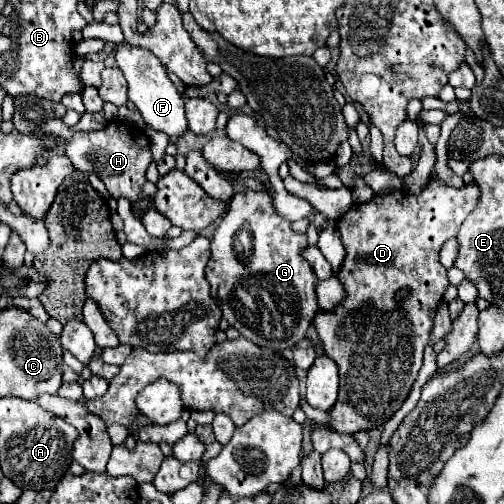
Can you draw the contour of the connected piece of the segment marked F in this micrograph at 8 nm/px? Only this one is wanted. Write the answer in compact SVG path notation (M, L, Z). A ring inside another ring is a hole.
M120 45L116 47L116 63L128 81L128 99L142 113L146 125L152 127L154 131L166 133L168 137L184 137L184 133L188 131L188 123L184 115L184 97L168 79L166 67L160 65L158 57L148 53L148 49Z

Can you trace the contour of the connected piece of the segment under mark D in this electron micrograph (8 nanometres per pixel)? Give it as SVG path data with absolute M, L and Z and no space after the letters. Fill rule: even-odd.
M432 179L418 195L408 195L406 191L392 191L392 193L378 193L374 195L370 201L366 203L352 203L352 207L338 219L338 231L340 231L340 237L342 237L342 243L344 243L344 249L346 249L346 257L340 265L340 269L334 273L334 277L344 285L344 299L332 309L332 311L326 311L326 313L316 313L314 317L314 327L316 327L316 333L320 337L320 343L326 351L328 357L332 357L340 369L340 393L338 393L338 401L336 405L330 409L330 421L328 421L328 429L336 431L336 433L358 433L358 431L366 431L366 429L376 429L376 427L382 427L400 407L402 403L406 401L406 397L410 395L410 389L418 377L418 371L420 371L420 365L422 365L422 353L424 353L424 347L428 343L428 333L432 329L432 321L434 321L434 313L436 313L436 307L438 303L442 301L442 293L448 285L448 277L446 277L446 269L440 265L438 261L438 253L440 253L440 247L444 245L444 241L456 237L460 225L464 223L464 219L468 217L468 213L474 209L478 201L478 187L474 183L462 187L462 189L454 189L450 185L446 185L444 181L438 181L438 179ZM400 289L408 289L408 297L402 297L398 299L396 293Z

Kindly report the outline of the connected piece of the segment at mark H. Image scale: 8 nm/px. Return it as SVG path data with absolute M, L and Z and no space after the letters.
M112 121L100 131L74 133L74 137L66 141L64 147L74 169L82 173L96 173L112 197L126 197L132 205L138 205L142 209L152 203L152 197L148 199L142 195L142 185L146 183L144 175L148 165L152 163L152 153L150 143L140 129L132 129L120 121Z

